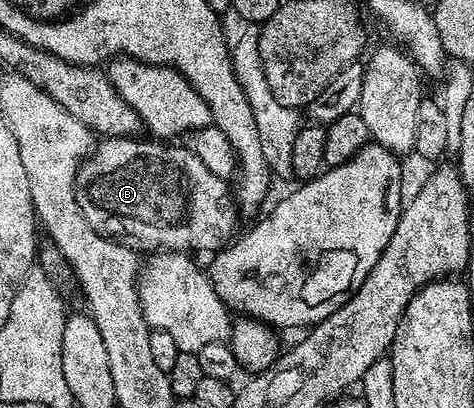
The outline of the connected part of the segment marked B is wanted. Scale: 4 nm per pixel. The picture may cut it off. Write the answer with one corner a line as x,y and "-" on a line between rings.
105,137
95,142
88,158
76,173
78,207
94,227
94,231
113,239
133,237
141,241
148,251
189,251
205,249
208,255
225,248
233,240
238,218
238,206
233,190
225,178
209,171
183,144
161,143
156,139
140,141
136,137

